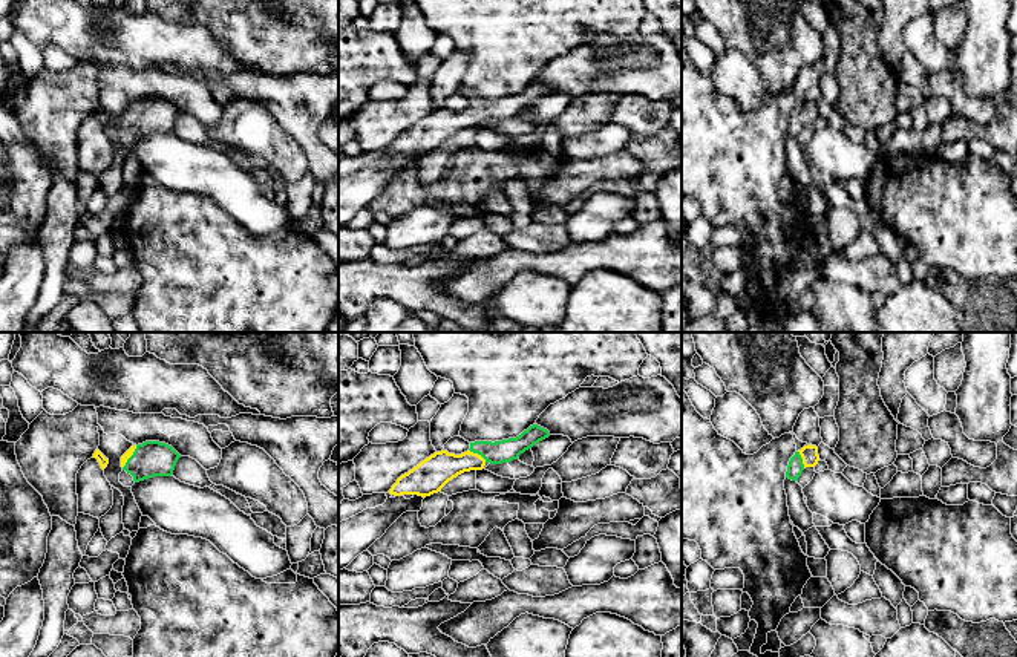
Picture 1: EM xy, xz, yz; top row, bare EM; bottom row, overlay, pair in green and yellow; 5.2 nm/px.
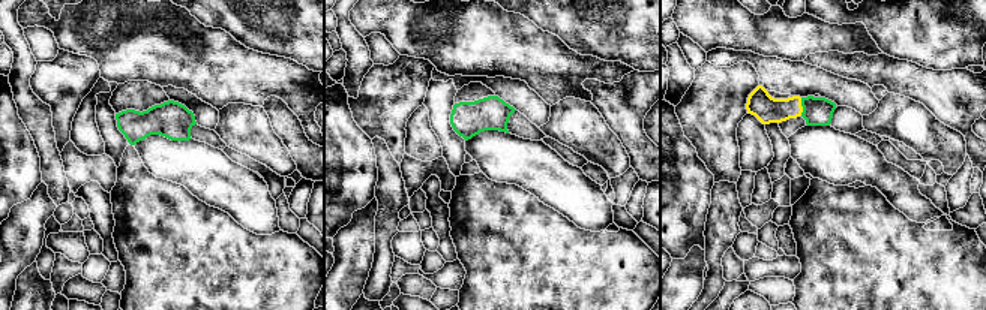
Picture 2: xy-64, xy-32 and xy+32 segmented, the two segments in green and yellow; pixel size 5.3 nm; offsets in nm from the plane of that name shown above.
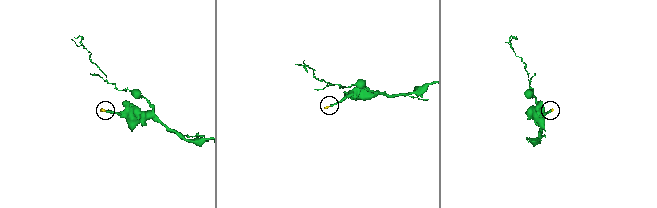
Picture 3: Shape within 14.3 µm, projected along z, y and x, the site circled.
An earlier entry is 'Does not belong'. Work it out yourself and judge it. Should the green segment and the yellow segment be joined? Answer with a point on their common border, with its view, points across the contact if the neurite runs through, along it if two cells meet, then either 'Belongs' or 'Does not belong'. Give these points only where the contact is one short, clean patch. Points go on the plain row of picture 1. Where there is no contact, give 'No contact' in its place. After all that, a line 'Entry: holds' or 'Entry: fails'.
Touches green at xy (130, 114). Path across: xy (152, 115), (130, 114), (130, 107). Belongs
Entry: fails

